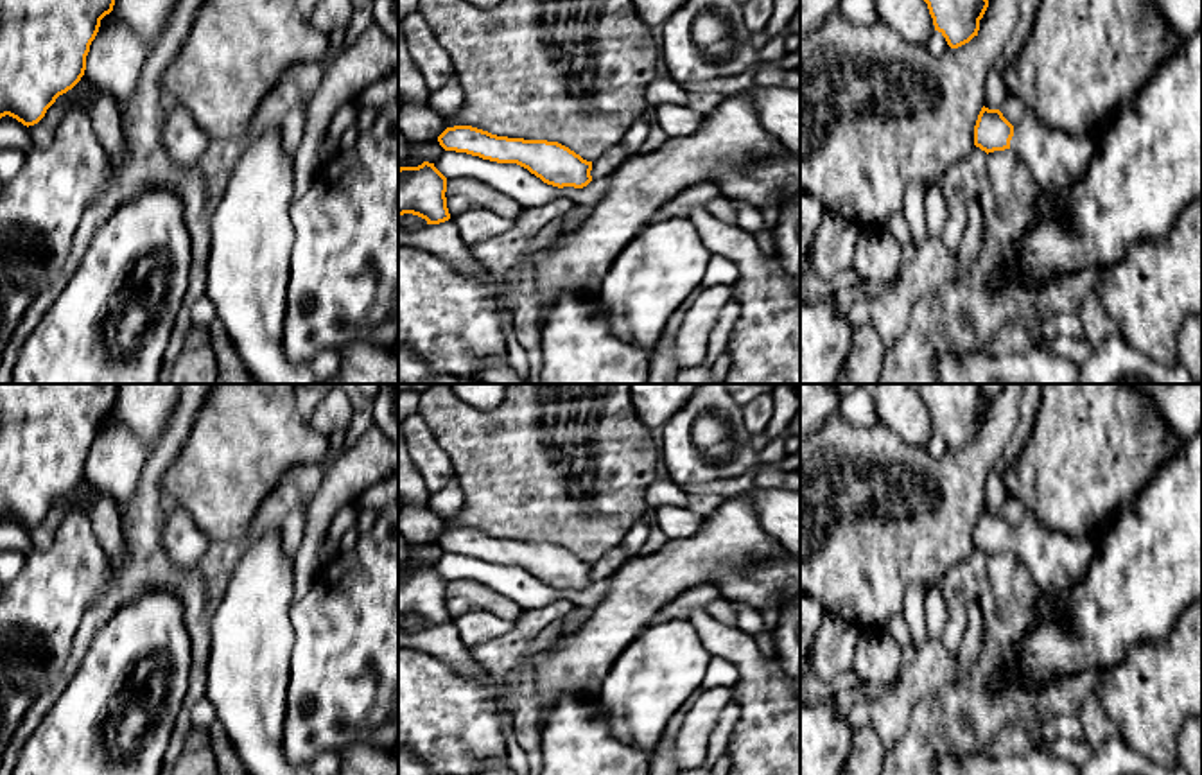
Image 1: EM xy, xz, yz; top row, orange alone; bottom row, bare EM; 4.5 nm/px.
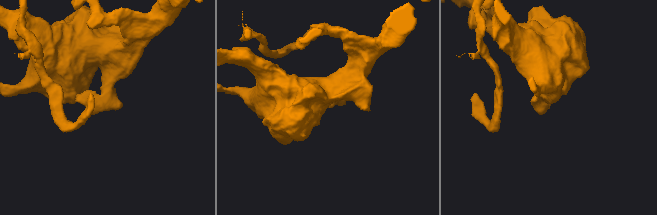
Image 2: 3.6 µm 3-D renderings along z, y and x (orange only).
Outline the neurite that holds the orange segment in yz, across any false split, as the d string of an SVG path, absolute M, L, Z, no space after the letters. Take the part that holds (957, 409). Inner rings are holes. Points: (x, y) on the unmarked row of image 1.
M908 384L928 405L935 432L951 450L969 445L980 432L989 402L981 384Z

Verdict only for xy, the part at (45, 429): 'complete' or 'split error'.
complete

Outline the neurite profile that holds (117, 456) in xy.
M115 420L91 443L84 477L122 506L135 495L147 457L144 441Z

